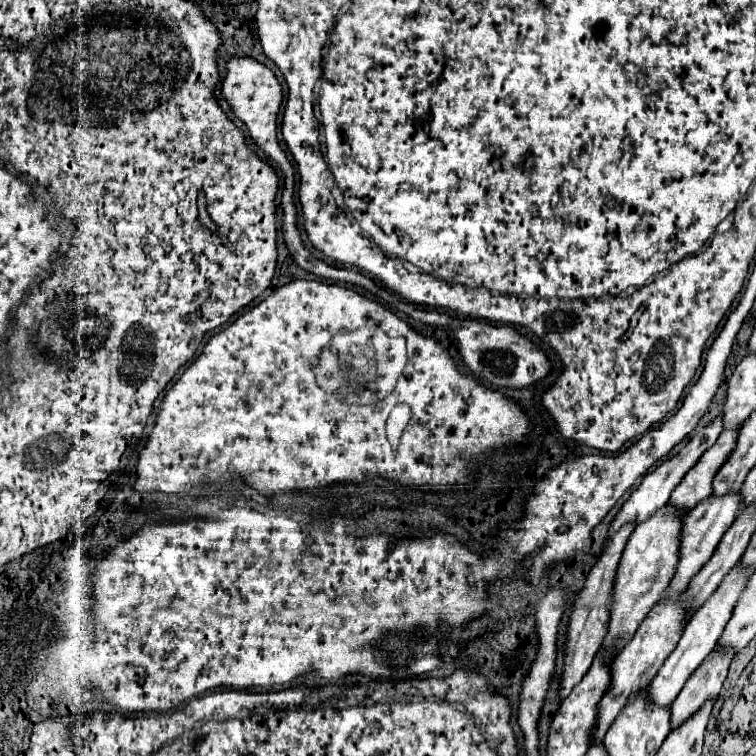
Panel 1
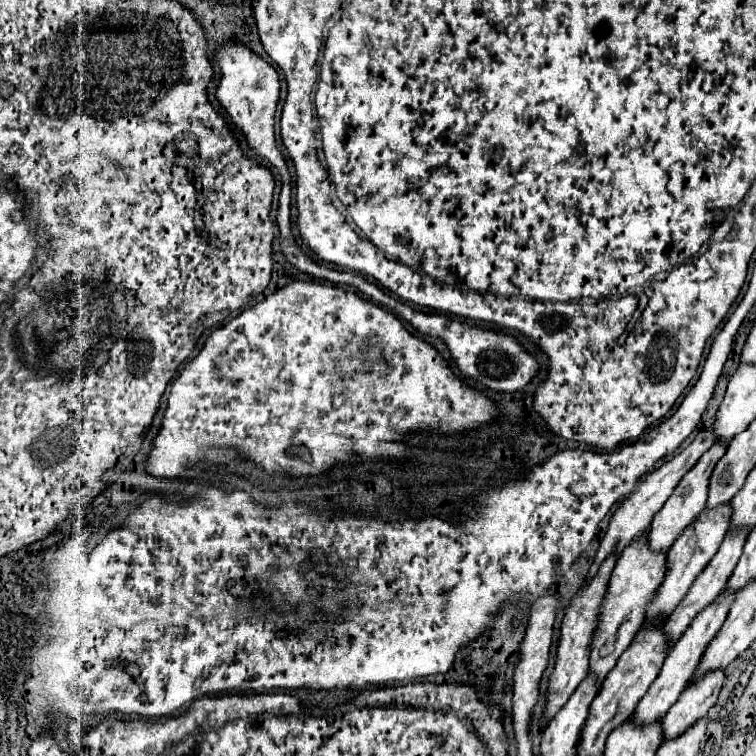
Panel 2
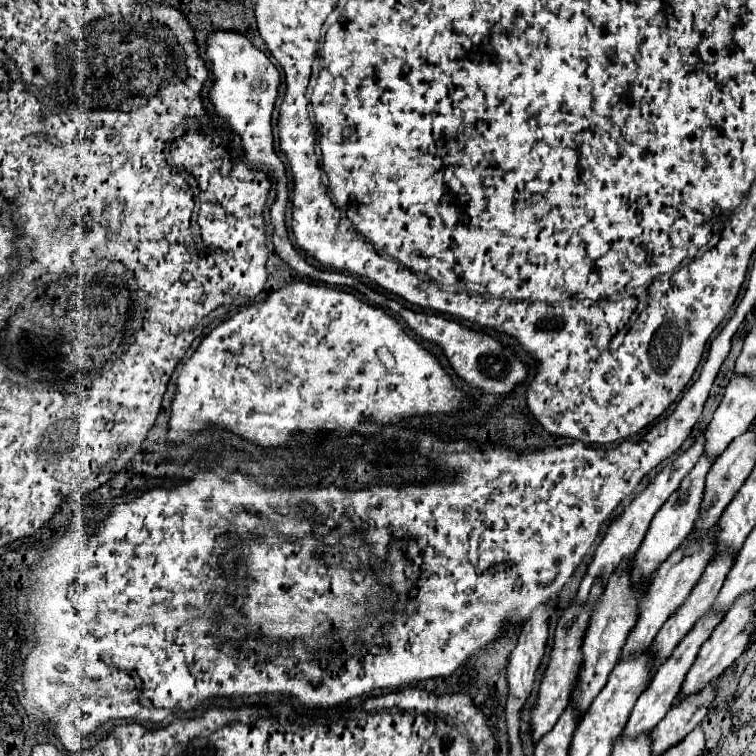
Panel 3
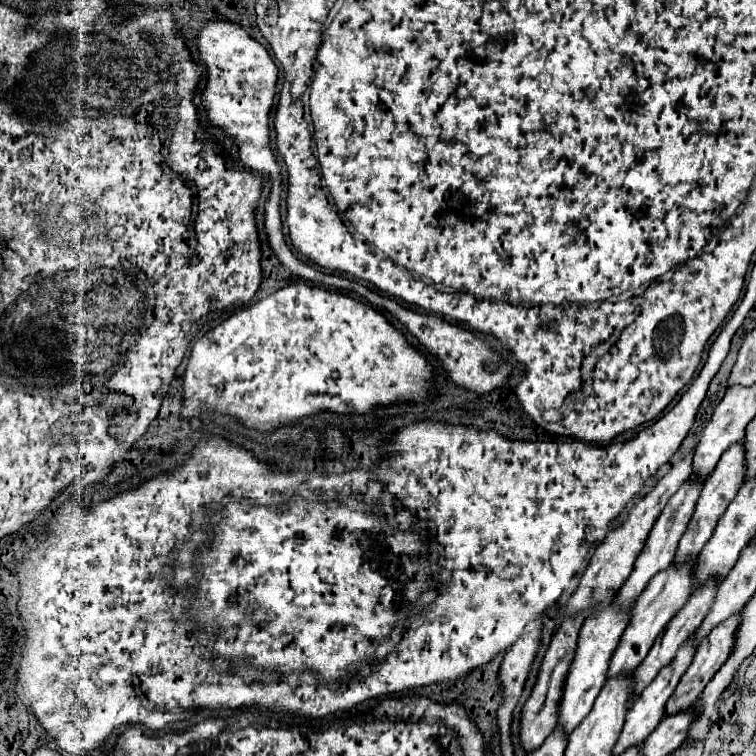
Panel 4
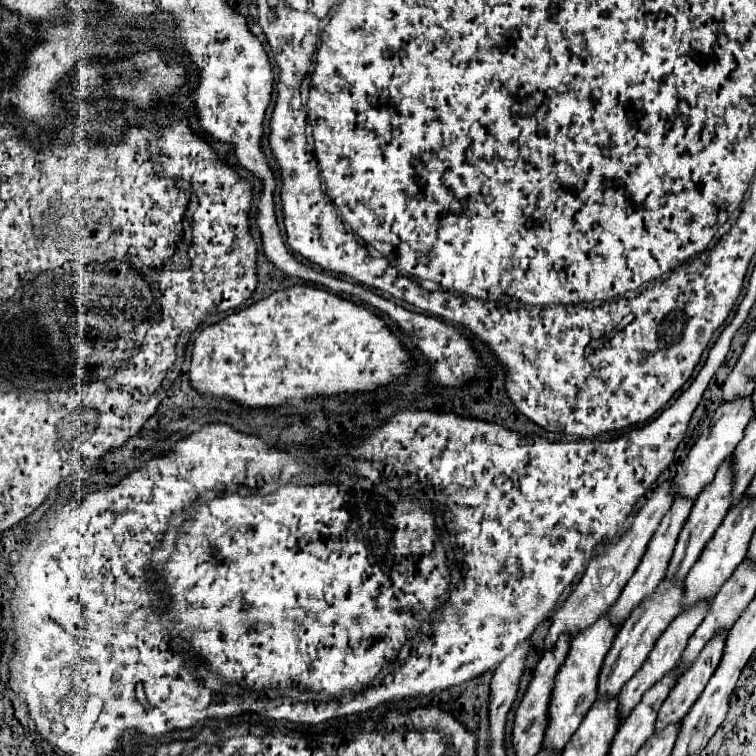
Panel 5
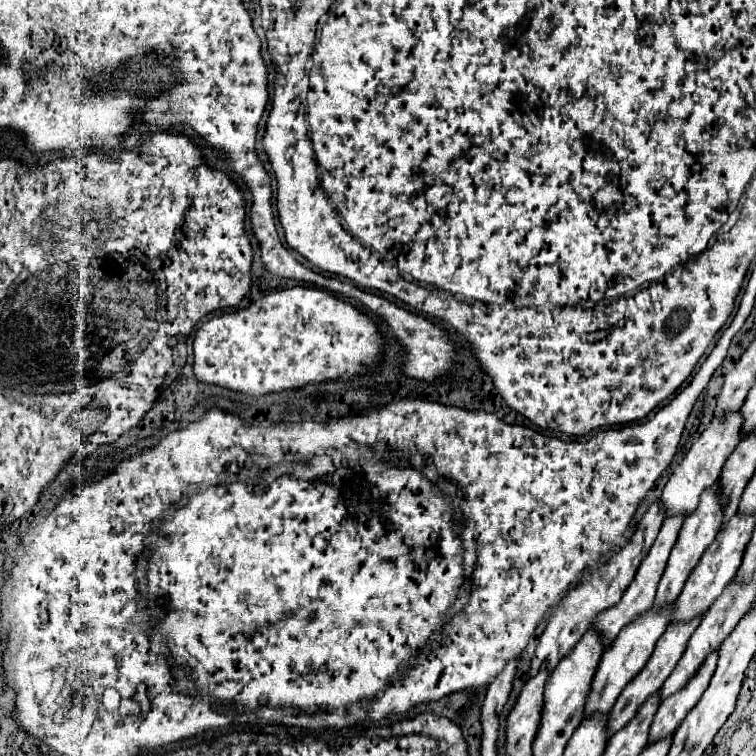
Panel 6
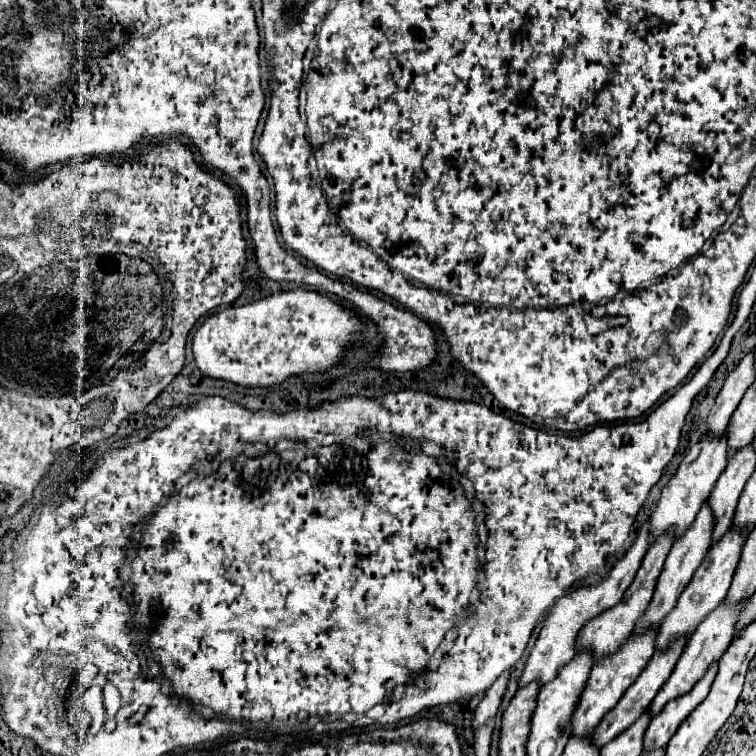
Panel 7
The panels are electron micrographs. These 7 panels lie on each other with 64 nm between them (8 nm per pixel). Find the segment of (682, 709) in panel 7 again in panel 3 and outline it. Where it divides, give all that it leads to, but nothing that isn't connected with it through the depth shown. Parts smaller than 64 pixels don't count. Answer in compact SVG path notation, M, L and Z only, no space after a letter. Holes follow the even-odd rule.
M744 594L742 598L736 600L734 608L730 608L730 612L722 618L722 622L714 628L714 632L710 634L710 638L702 644L700 652L698 652L698 658L696 662L692 664L692 668L688 670L684 682L682 682L682 688L680 688L680 694L678 698L674 700L674 704L682 702L686 696L692 696L694 692L700 692L706 684L710 684L710 680L716 680L744 650L746 650L746 644L750 640L750 632L754 628L754 612L752 612L752 600L754 594Z

